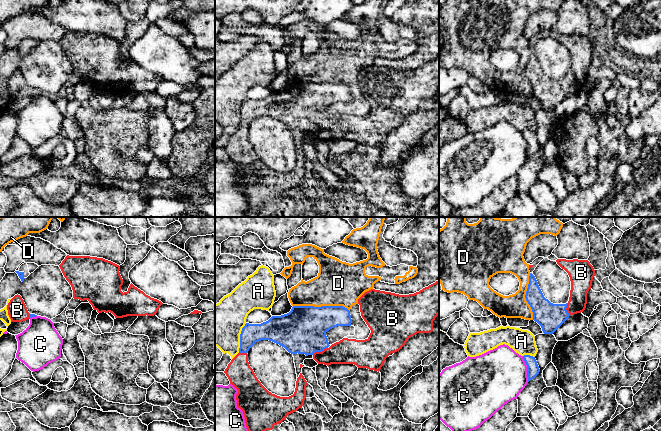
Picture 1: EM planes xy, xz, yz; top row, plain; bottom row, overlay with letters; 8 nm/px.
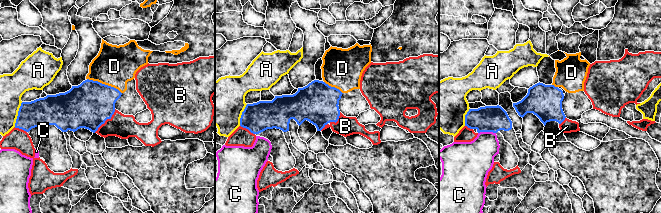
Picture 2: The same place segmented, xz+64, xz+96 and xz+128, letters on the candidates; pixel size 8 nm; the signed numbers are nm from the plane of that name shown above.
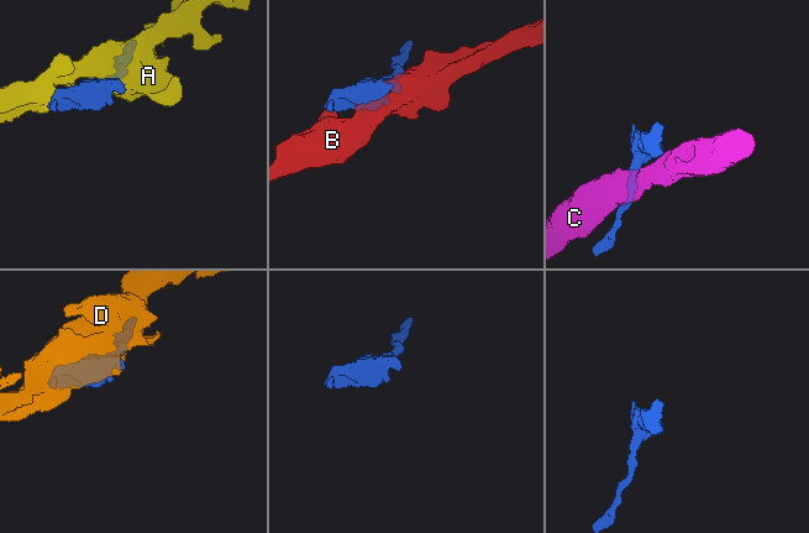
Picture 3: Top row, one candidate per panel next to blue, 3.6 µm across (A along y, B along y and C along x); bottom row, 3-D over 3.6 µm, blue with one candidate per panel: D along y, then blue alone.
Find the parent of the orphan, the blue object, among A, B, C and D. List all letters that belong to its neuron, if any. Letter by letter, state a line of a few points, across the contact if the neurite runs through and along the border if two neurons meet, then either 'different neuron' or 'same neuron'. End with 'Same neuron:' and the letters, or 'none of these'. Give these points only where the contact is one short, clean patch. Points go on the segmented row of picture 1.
A: different neuron
B: same neuron
C: different neuron
D: different neuron
Same neuron: B

